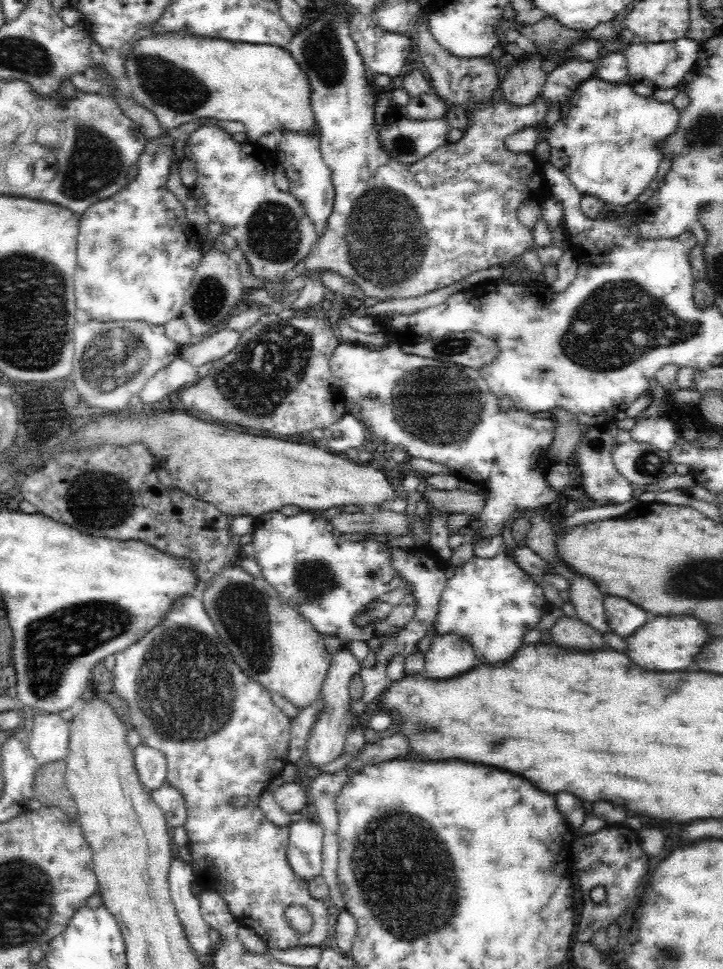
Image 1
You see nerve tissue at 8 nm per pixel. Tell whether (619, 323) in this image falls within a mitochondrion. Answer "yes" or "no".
yes

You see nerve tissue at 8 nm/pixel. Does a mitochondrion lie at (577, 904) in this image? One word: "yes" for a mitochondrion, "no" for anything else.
no

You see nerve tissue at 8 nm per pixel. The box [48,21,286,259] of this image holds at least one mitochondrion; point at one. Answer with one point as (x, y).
(95, 163)

